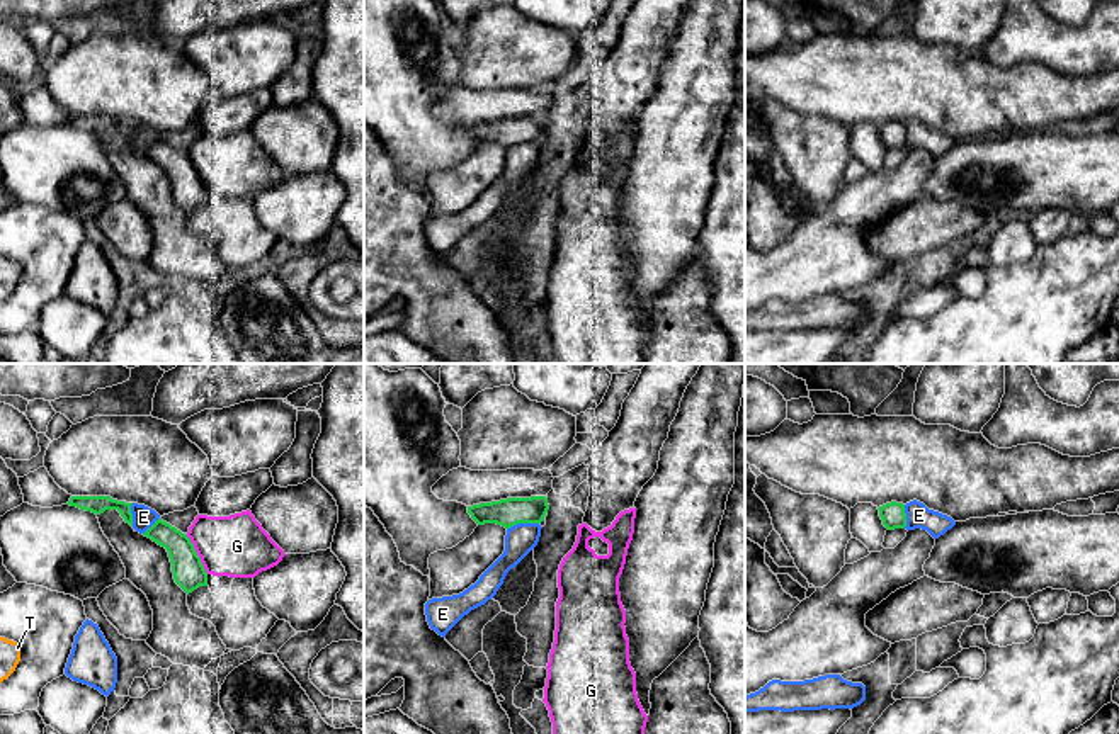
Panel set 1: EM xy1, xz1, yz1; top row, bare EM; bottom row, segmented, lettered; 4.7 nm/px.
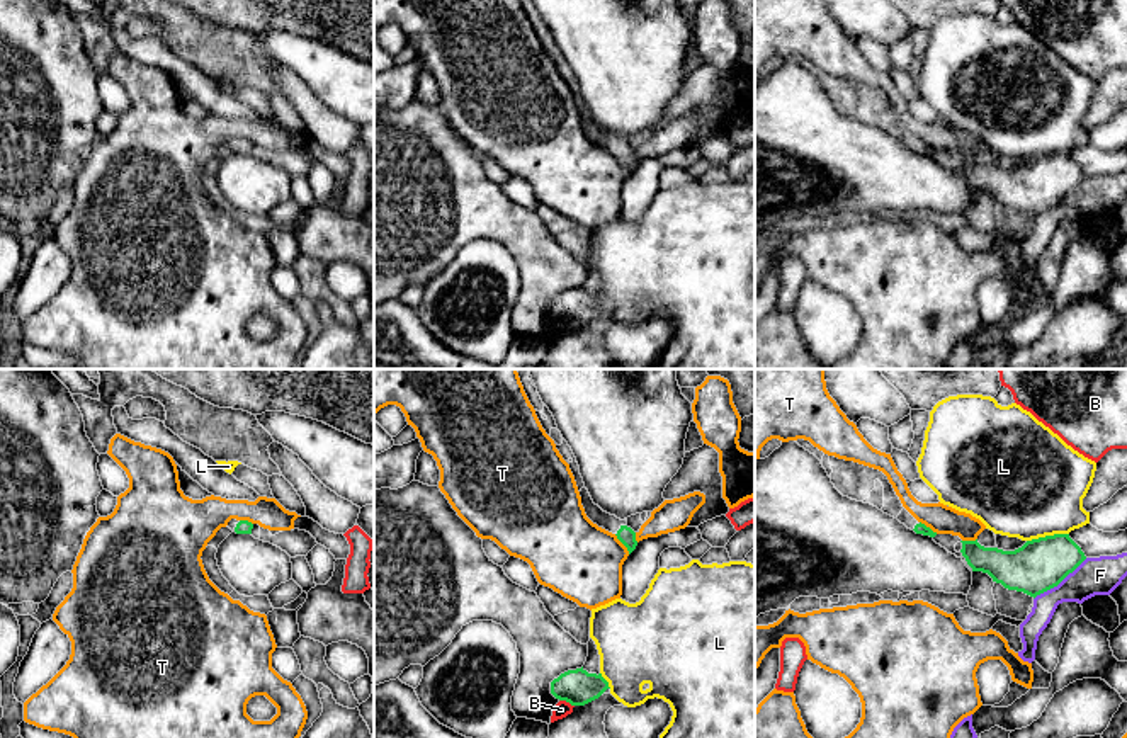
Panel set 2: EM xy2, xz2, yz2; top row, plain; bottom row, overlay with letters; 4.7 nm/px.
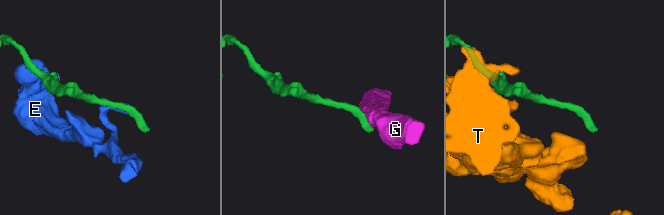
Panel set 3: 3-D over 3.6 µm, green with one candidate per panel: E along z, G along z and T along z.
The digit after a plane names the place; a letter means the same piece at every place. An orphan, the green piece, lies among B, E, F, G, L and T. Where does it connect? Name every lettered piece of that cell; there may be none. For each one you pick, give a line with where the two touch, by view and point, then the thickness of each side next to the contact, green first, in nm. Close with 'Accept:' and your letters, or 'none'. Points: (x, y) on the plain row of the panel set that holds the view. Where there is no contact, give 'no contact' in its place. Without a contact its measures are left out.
Accept: none

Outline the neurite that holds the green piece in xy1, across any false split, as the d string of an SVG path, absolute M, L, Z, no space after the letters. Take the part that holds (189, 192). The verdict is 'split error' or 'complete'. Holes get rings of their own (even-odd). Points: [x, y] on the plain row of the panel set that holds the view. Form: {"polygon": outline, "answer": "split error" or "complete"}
{"polygon": "M158 138L143 155L167 168L173 199L187 214L207 206L207 192L185 153Z", "answer": "complete"}

